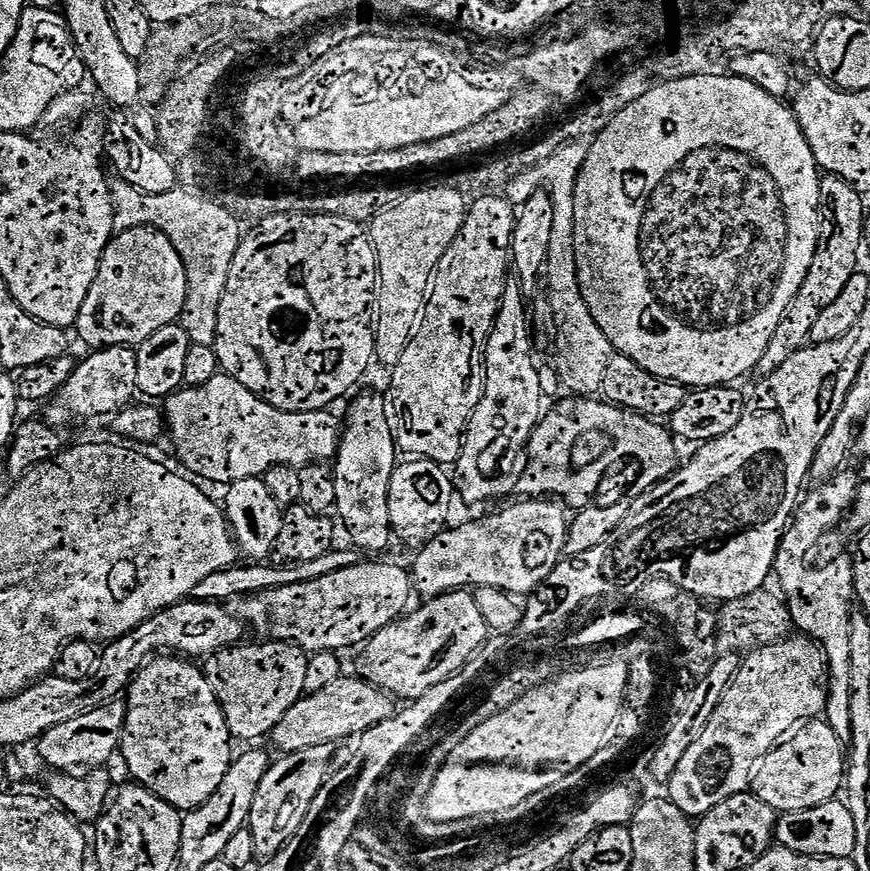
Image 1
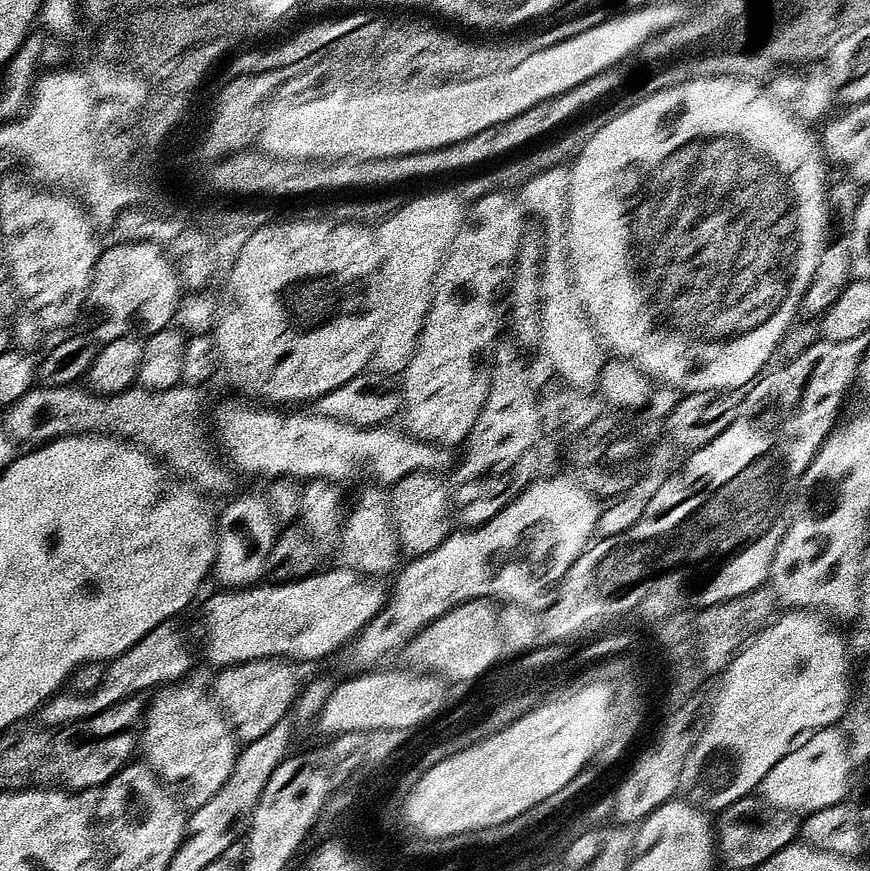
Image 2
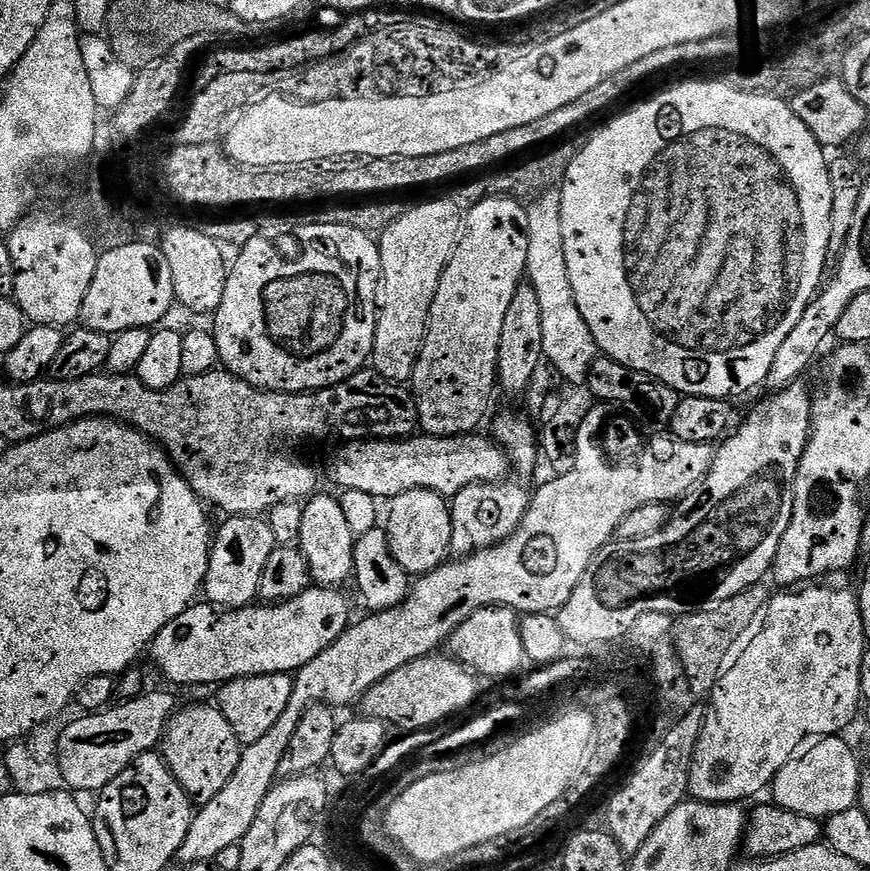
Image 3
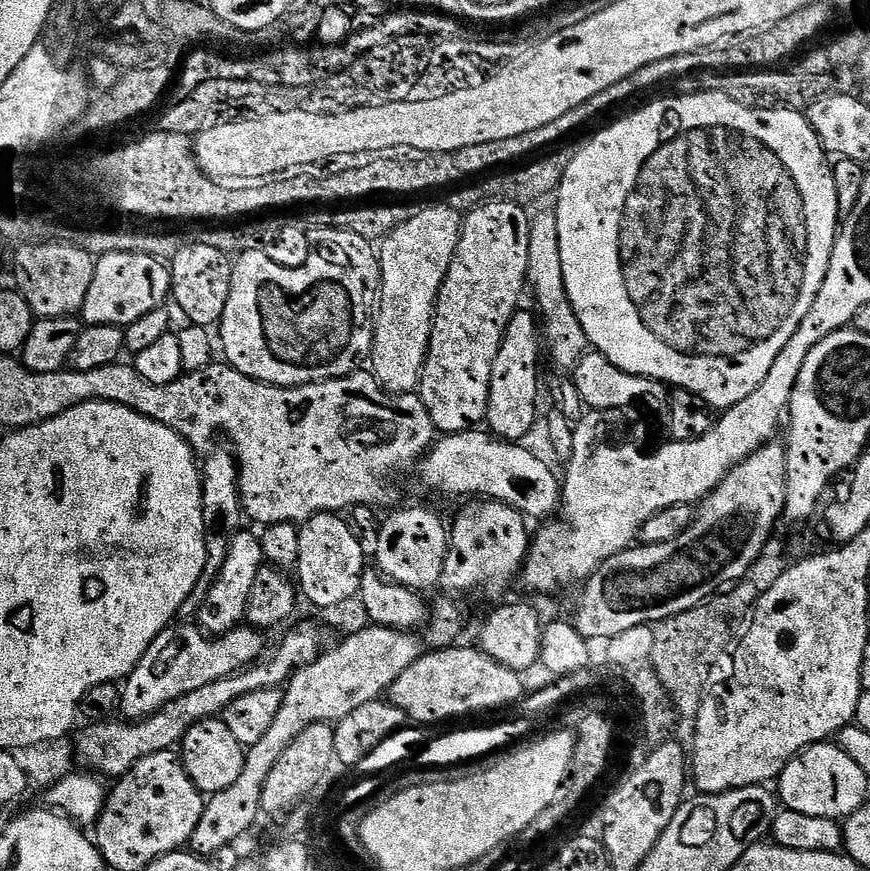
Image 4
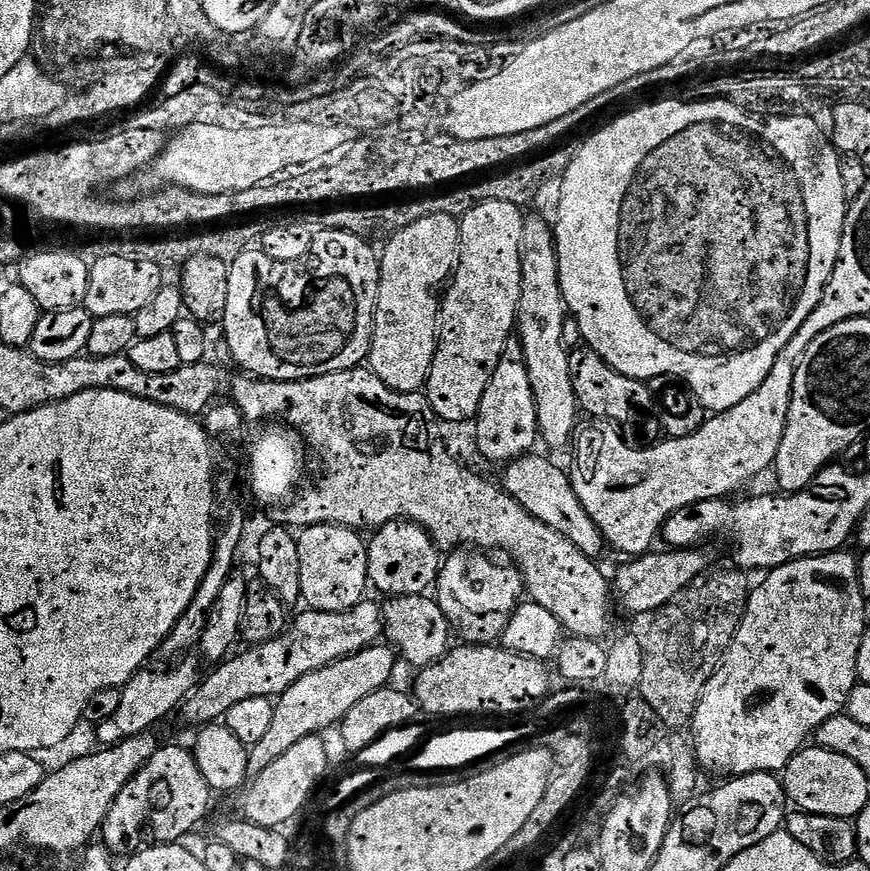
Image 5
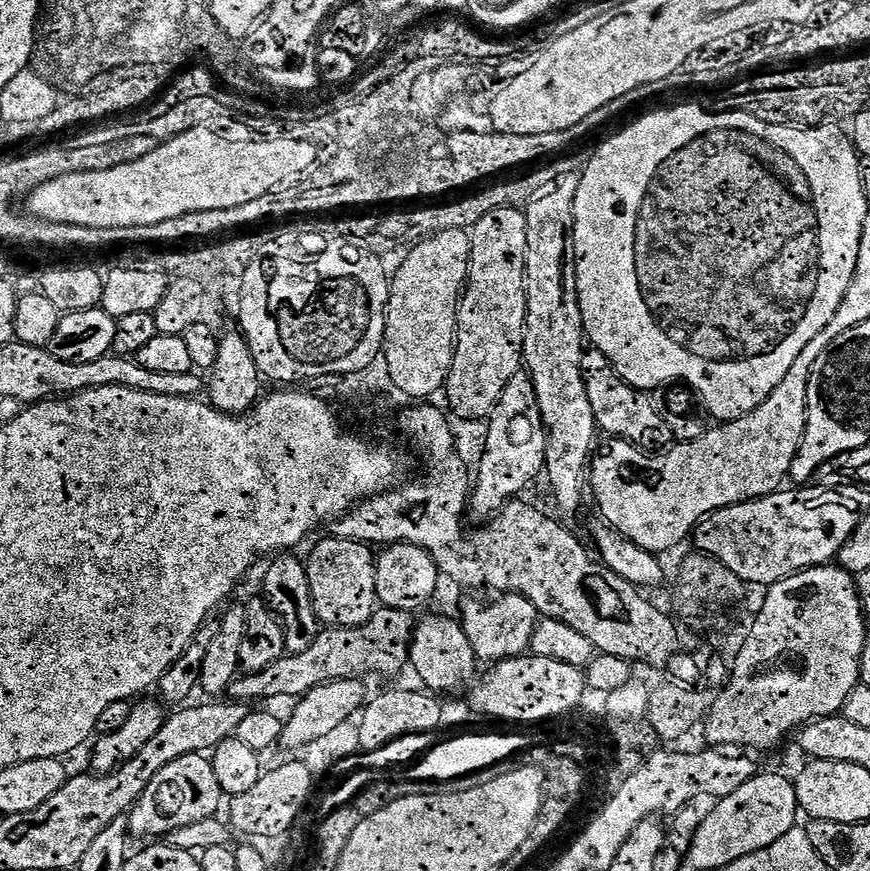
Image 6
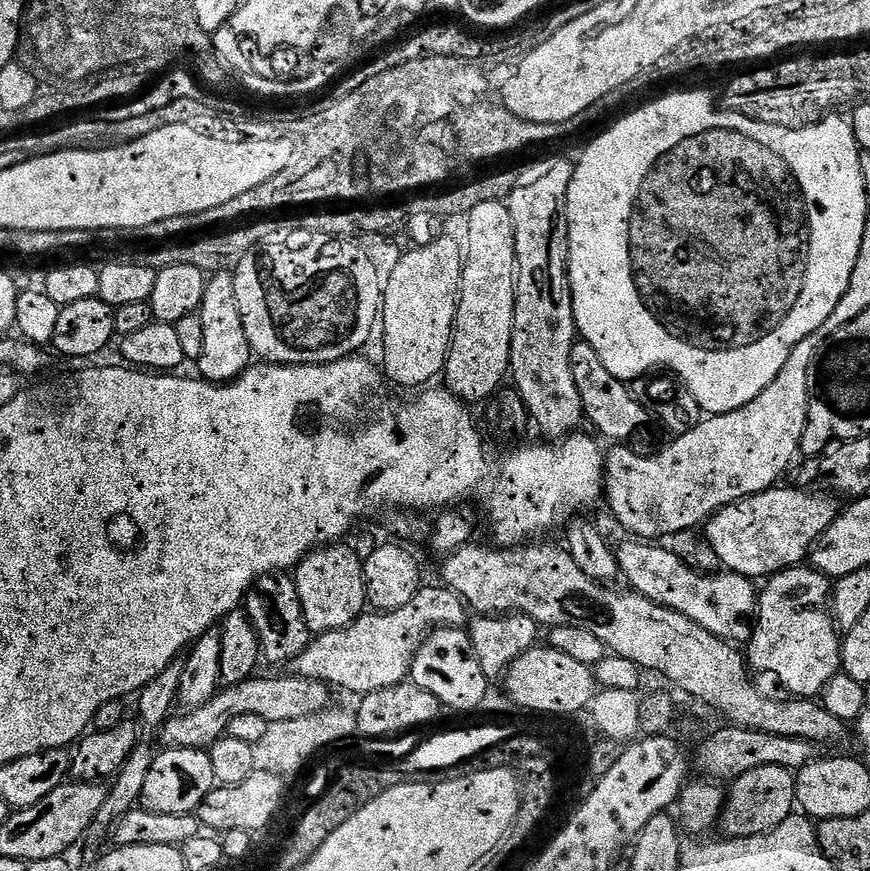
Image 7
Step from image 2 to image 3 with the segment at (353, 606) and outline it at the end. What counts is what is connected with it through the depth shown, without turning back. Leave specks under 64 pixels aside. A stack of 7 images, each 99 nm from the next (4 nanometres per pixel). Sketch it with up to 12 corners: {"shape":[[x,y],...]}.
{"shape":[[339,587],[193,603],[150,645],[172,684],[295,674],[349,628]]}

